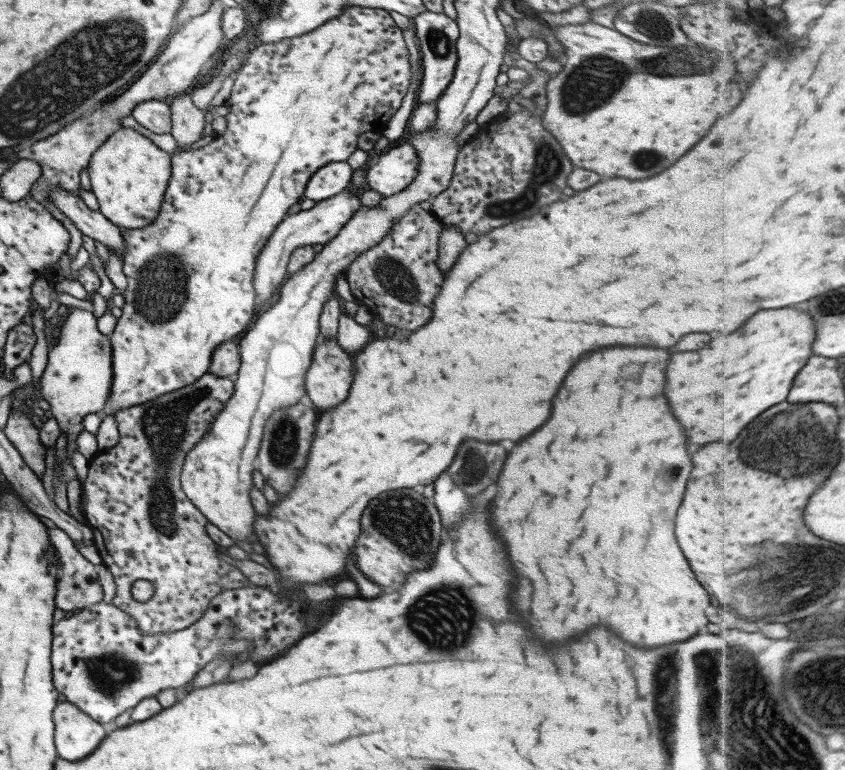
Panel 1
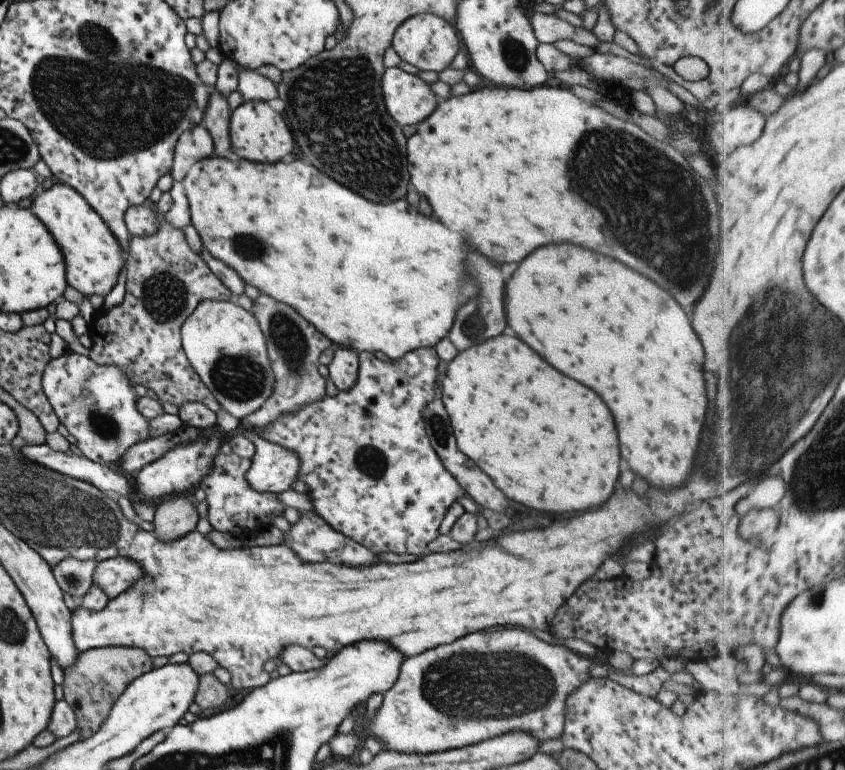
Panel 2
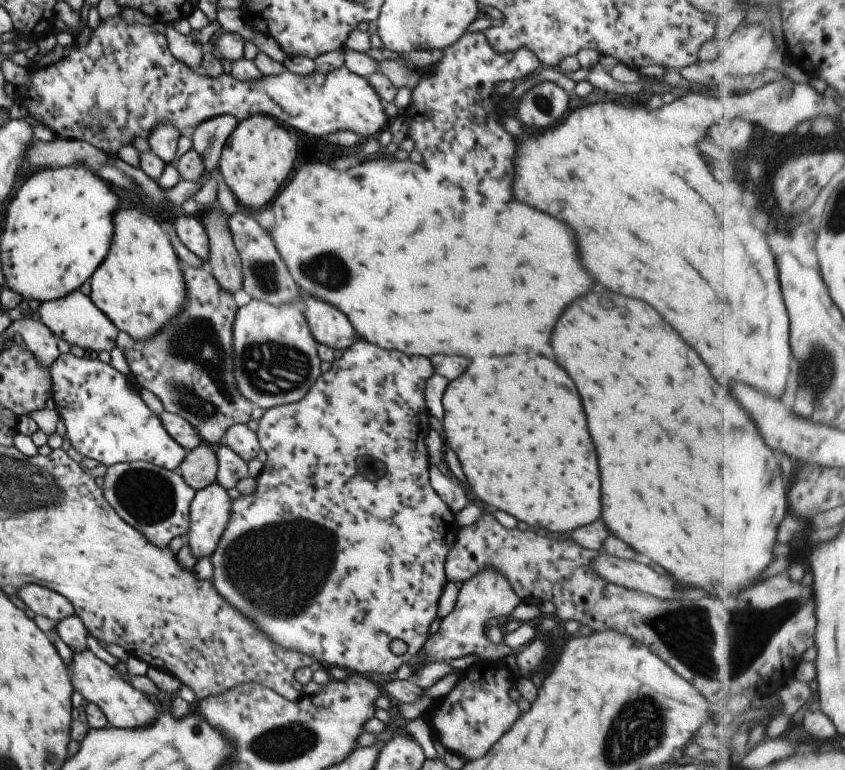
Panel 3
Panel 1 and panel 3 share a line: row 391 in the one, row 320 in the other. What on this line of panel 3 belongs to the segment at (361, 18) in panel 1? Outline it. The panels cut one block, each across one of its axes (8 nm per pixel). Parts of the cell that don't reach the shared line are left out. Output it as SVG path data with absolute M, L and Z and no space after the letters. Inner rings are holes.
M118 208L114 212L114 238L110 250L102 264L90 277L92 302L115 324L119 331L126 332L130 338L148 342L186 308L186 282L180 268L180 259L176 255L169 235L152 216L136 208Z

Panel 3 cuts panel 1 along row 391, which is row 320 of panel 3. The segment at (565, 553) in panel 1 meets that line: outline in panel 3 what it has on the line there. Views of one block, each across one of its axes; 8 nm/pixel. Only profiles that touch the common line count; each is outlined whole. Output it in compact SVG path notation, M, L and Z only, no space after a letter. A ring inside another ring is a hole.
M588 292L584 298L572 302L572 306L564 310L560 322L556 324L556 330L552 332L552 348L556 354L556 362L572 376L582 396L582 404L588 416L590 436L598 450L598 464L602 476L602 520L608 532L618 536L622 542L626 542L632 550L636 550L636 554L646 556L654 564L660 564L668 574L674 576L676 582L702 588L716 598L722 596L730 598L732 594L742 594L754 588L776 560L774 550L778 544L780 526L786 520L786 516L792 513L788 496L790 484L784 475L784 466L778 464L776 452L766 444L758 424L734 398L732 386L718 384L712 378L706 364L700 360L700 356L690 346L686 346L686 342L660 318L660 314L652 306L648 306L642 300L632 300L612 292L604 292L604 294Z

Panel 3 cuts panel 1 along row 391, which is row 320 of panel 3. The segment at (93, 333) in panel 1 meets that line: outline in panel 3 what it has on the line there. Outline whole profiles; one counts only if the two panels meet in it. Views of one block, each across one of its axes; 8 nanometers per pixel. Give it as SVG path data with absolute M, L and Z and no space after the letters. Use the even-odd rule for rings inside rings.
M80 289L75 290L59 298L58 300L46 301L39 304L41 321L57 336L58 339L65 340L68 344L76 344L84 349L100 350L110 352L117 346L116 339L119 330L115 324L92 302L86 294L82 294Z

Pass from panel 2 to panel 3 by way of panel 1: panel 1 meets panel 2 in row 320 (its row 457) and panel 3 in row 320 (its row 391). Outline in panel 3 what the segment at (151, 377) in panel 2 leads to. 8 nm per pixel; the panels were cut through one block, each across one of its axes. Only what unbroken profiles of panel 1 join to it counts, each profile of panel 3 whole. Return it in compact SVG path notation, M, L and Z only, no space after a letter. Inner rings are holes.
M209 263L202 268L186 266L182 268L186 282L186 308L174 318L174 322L166 324L155 338L148 342L140 342L130 338L126 332L119 331L116 339L117 347L124 353L124 358L130 367L130 372L147 390L160 399L166 412L179 414L187 420L207 444L218 444L226 430L232 424L245 424L250 420L250 414L255 404L246 400L236 386L234 378L234 352L232 352L232 324L237 312L236 301L230 292L222 290L211 273Z

